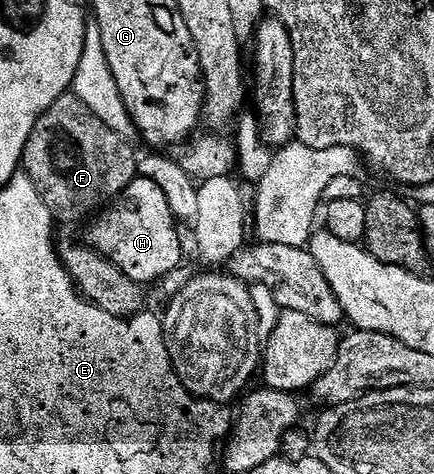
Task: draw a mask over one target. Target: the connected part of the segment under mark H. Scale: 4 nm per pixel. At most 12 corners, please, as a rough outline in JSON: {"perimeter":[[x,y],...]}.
{"perimeter":[[133,179],[89,225],[88,246],[131,281],[182,266],[179,223]]}

